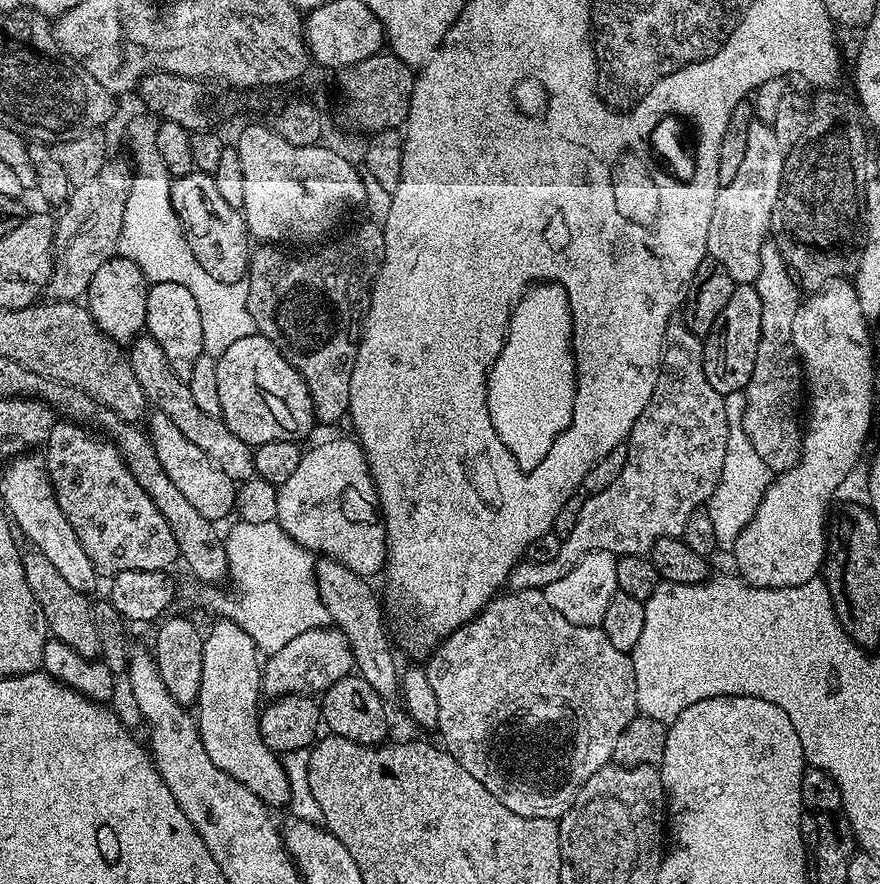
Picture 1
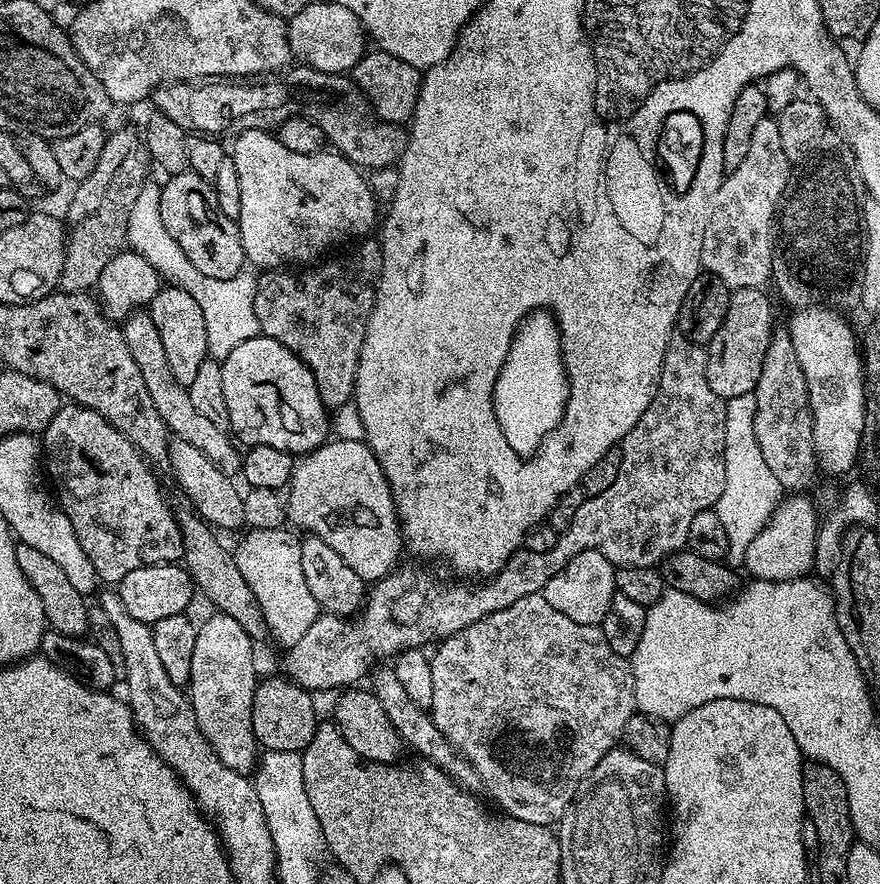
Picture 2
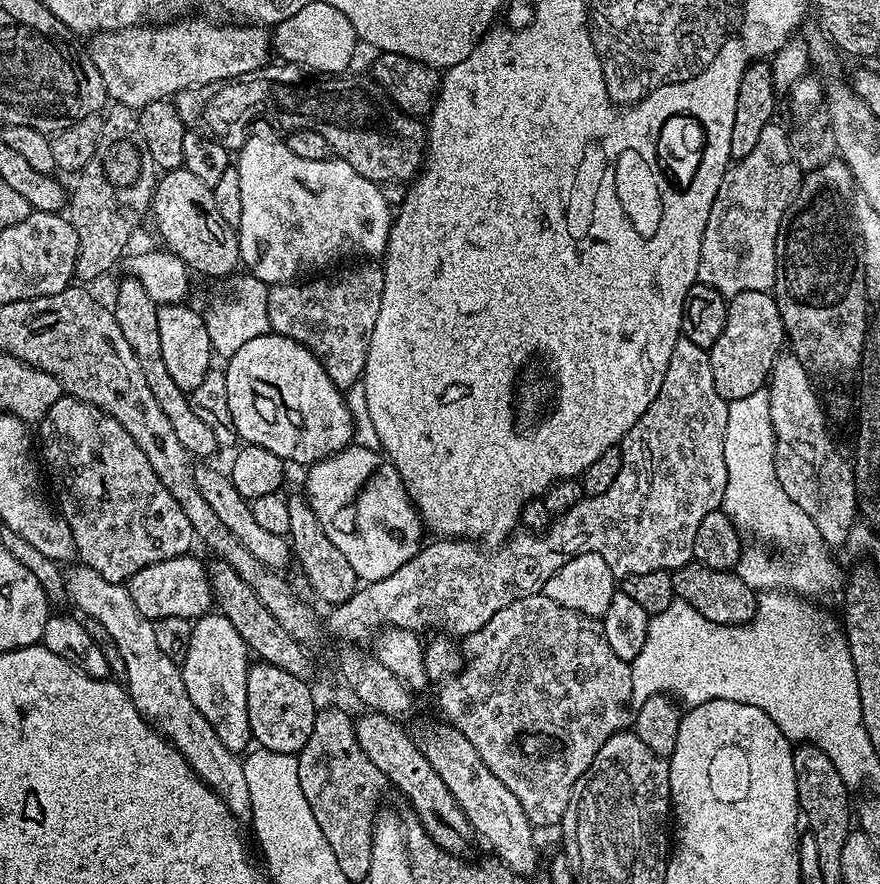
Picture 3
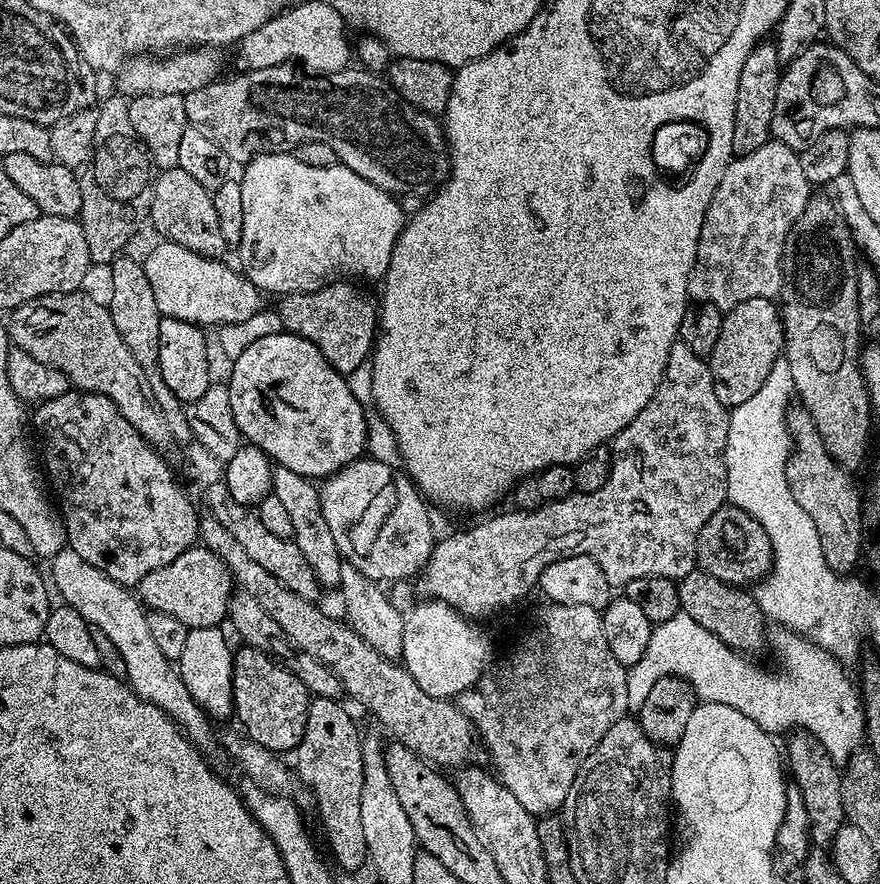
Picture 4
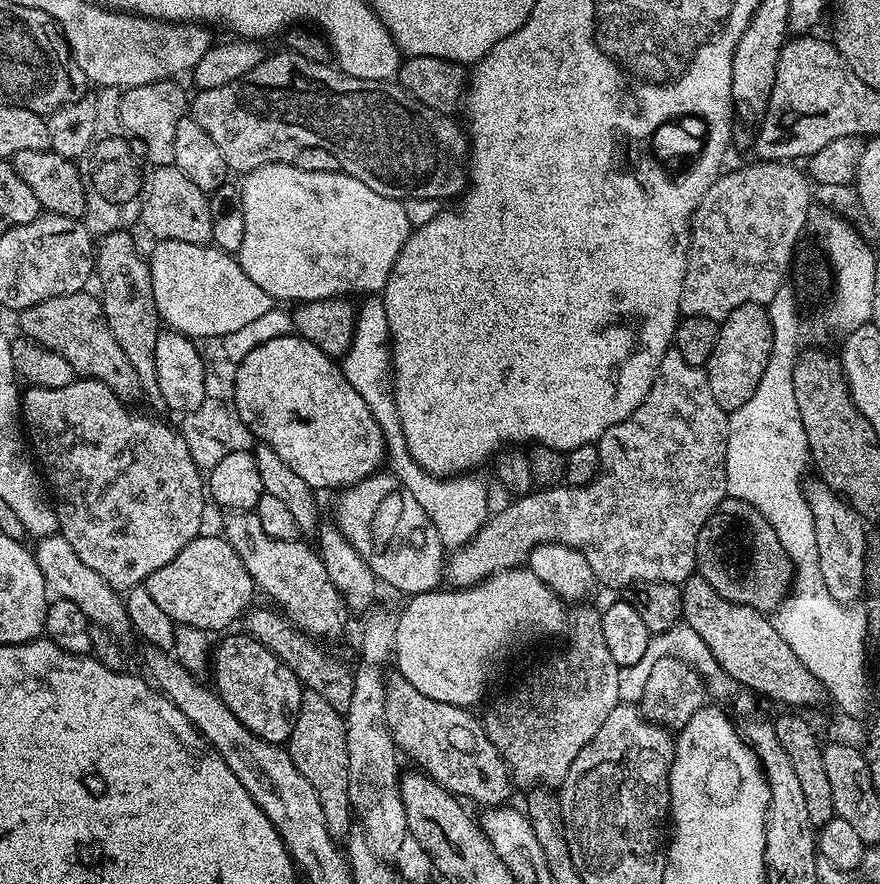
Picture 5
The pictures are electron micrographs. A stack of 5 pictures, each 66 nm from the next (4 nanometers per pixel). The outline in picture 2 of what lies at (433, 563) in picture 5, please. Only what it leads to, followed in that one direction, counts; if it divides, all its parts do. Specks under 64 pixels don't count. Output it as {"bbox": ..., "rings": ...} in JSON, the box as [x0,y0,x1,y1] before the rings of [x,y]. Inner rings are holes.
{"bbox":[286,438,406,582],"rings":[[[332,438],[322,447],[307,453],[293,467],[292,479],[288,481],[286,516],[298,527],[305,528],[305,533],[322,538],[326,546],[331,546],[337,554],[342,554],[346,566],[350,566],[350,570],[354,570],[354,574],[358,574],[358,578],[365,582],[383,580],[401,563],[400,551],[403,553],[406,545],[402,539],[392,491],[378,458],[368,449],[364,440],[350,442]]]}

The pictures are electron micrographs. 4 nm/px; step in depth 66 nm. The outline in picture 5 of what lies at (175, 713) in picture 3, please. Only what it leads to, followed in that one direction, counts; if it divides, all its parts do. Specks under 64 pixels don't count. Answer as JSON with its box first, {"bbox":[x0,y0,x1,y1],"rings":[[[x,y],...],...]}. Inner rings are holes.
{"bbox":[34,536,130,638],"rings":[[[42,536],[35,544],[34,555],[49,589],[59,599],[74,602],[74,606],[78,606],[78,610],[82,610],[92,624],[107,628],[117,638],[123,637],[123,632],[130,628],[130,617],[121,593],[111,588],[94,570],[90,570],[90,566],[86,566],[86,562],[74,554],[74,549],[64,536]]]}

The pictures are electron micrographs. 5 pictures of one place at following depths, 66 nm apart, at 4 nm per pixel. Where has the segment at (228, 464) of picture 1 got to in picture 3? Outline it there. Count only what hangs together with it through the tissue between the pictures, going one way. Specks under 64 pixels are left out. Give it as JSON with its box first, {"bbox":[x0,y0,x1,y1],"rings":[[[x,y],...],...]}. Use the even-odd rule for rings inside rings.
{"bbox":[111,278,218,458],"rings":[[[125,278],[116,288],[116,304],[111,305],[114,318],[121,328],[122,334],[126,337],[126,342],[130,342],[130,350],[134,350],[134,358],[138,358],[142,370],[146,374],[146,382],[150,385],[150,391],[154,394],[154,399],[158,401],[158,406],[162,406],[166,418],[170,418],[170,426],[174,430],[174,435],[182,446],[186,446],[188,454],[192,458],[197,456],[212,456],[218,452],[218,445],[214,438],[214,432],[198,414],[188,404],[188,396],[178,390],[174,383],[174,378],[170,378],[170,373],[166,370],[166,361],[162,359],[162,341],[158,334],[158,305],[156,301],[146,294],[146,288],[142,282],[131,278]]]}

